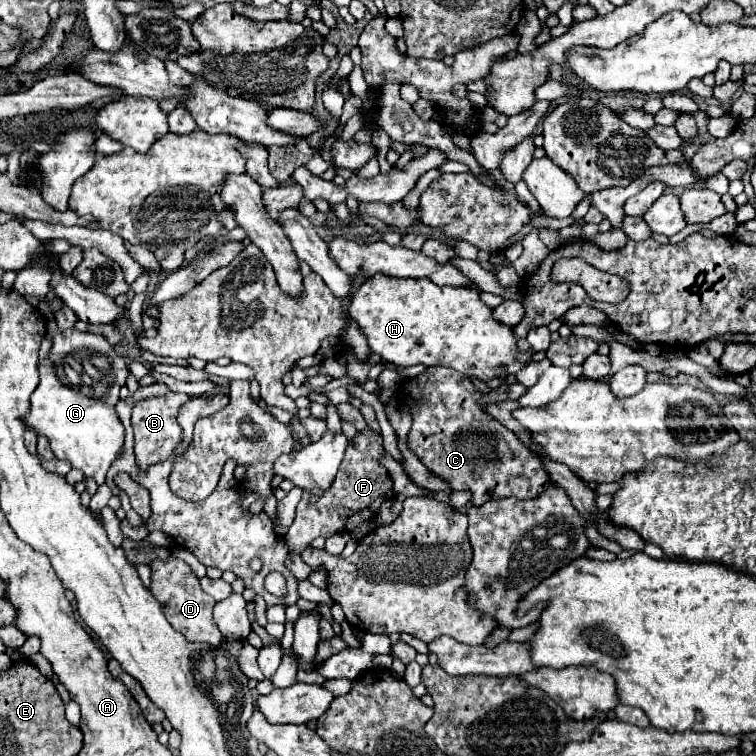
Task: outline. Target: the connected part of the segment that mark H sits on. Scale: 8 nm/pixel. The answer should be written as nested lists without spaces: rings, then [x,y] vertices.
[[[376,273],[354,293],[354,299],[350,303],[350,317],[364,331],[370,351],[394,365],[442,365],[466,373],[468,377],[478,377],[482,381],[496,377],[498,365],[506,365],[510,369],[516,365],[518,339],[514,337],[510,327],[492,319],[492,309],[482,303],[478,291],[472,287],[446,287],[436,285],[430,279],[398,279],[382,277],[382,273]]]

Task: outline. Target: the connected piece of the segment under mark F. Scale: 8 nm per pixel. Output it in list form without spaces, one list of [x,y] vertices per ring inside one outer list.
[[[364,429],[354,437],[354,441],[348,445],[348,449],[344,453],[344,459],[342,459],[342,465],[338,469],[332,489],[324,497],[320,497],[320,501],[314,505],[306,503],[308,501],[306,493],[304,493],[302,501],[298,503],[296,519],[284,537],[290,553],[300,555],[304,549],[310,547],[310,543],[316,537],[328,539],[334,533],[352,531],[360,521],[372,519],[378,513],[378,507],[382,501],[394,497],[392,479],[390,479],[388,471],[378,463],[380,453],[382,453],[382,437],[376,431]]]

